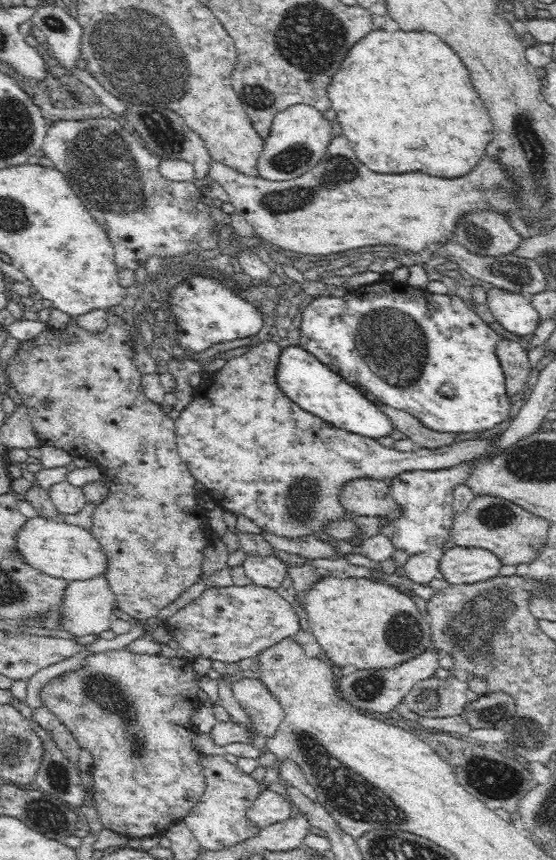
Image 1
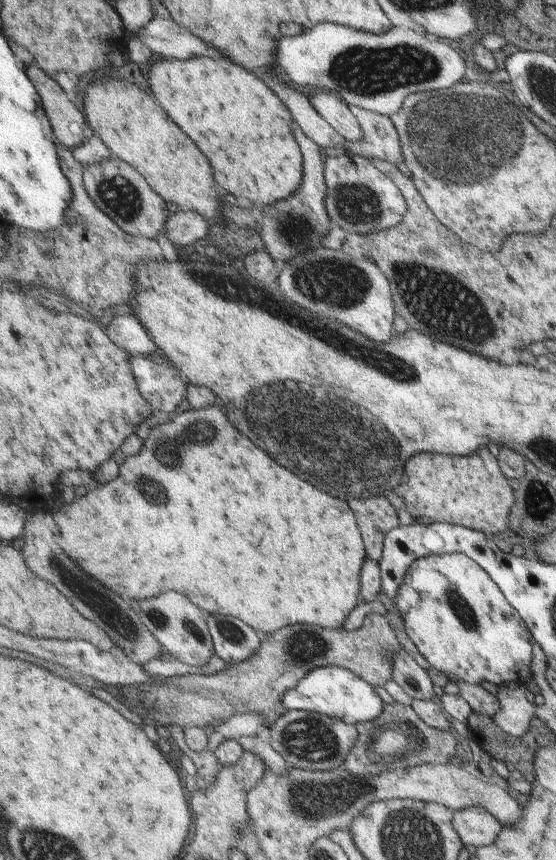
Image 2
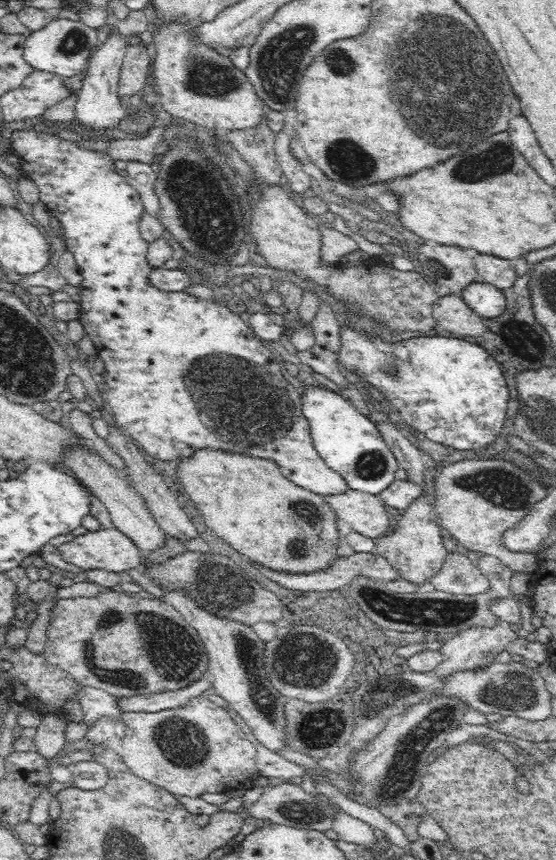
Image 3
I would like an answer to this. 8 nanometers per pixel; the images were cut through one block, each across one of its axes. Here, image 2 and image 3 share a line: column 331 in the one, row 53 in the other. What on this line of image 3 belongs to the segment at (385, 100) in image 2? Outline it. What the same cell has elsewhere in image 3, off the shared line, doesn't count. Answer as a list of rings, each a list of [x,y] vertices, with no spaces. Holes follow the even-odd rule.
[[[55,18],[40,30],[31,31],[26,35],[23,44],[23,57],[34,69],[56,72],[60,76],[72,77],[82,73],[90,58],[91,52],[97,47],[97,27],[86,26],[82,21]]]

